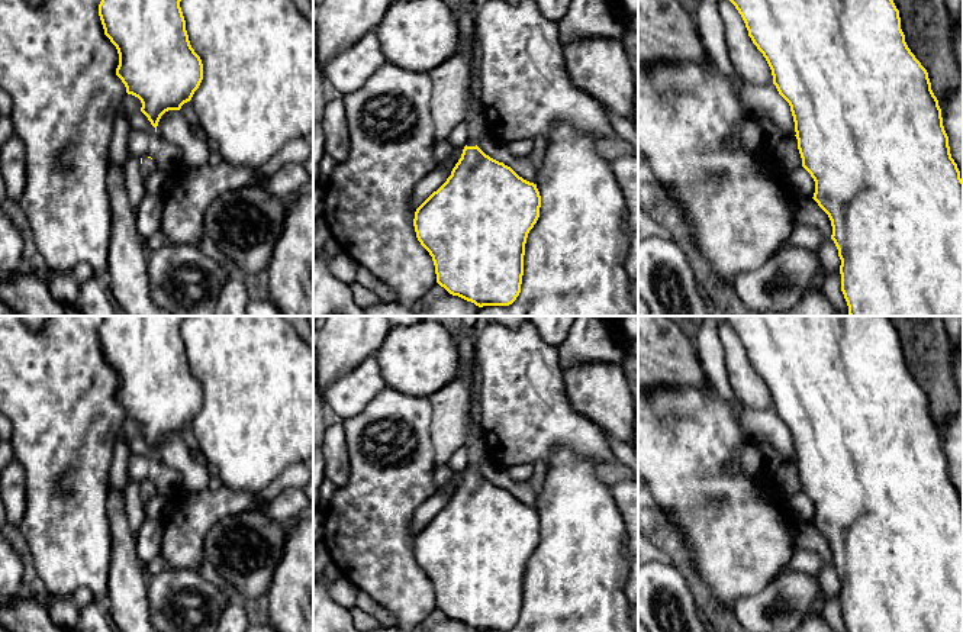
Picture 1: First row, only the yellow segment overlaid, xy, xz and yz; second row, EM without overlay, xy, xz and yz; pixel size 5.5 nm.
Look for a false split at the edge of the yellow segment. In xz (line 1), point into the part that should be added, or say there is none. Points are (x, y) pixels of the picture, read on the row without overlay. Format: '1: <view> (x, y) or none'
1: xz (474, 451)

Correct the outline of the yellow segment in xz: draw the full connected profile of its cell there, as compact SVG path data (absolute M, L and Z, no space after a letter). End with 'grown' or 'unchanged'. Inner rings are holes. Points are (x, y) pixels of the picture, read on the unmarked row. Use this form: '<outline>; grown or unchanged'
M461 354L457 378L470 388L464 442L468 465L447 506L416 533L413 551L418 565L432 581L441 612L479 632L509 631L521 618L525 568L540 542L541 520L537 509L524 504L477 471L484 449L479 445L480 426L473 419L473 404L480 393Z; grown

